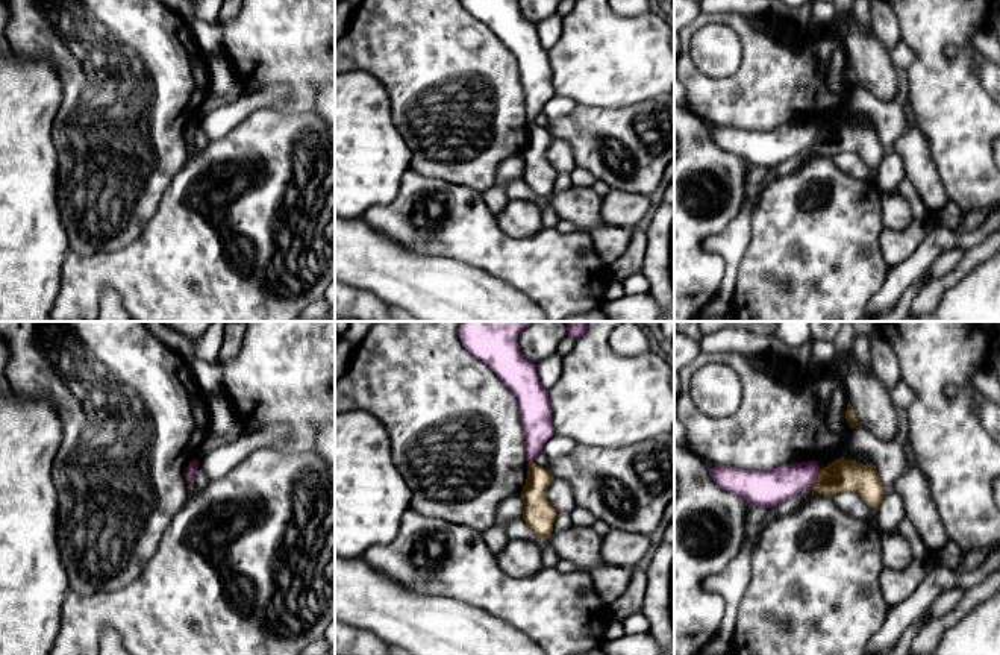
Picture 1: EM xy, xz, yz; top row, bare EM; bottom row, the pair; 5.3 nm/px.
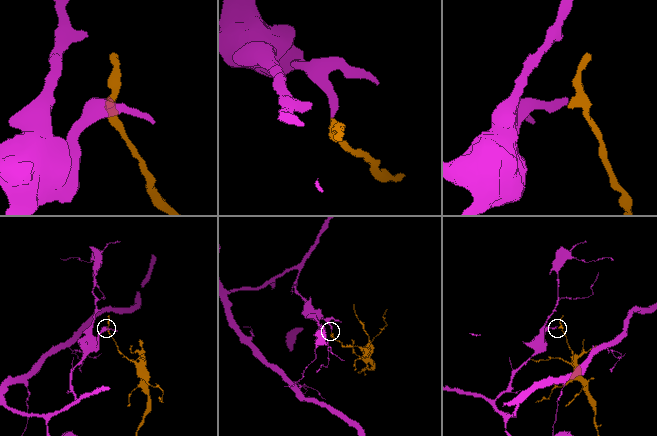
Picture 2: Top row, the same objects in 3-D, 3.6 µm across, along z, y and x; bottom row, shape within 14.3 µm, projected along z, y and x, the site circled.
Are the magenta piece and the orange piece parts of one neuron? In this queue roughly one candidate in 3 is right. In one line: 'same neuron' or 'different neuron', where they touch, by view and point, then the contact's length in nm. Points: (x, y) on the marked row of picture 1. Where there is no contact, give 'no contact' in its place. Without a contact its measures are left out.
different neuron | yz (817, 478) | 100 nm

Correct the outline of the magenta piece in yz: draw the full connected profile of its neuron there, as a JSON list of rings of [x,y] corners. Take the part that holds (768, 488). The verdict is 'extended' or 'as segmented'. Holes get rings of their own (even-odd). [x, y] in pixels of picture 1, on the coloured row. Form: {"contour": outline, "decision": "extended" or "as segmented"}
{"contour": [[[802,461],[768,472],[742,470],[724,464],[709,469],[714,482],[748,503],[773,508],[797,493],[814,487],[820,467],[815,461]]], "decision": "as segmented"}

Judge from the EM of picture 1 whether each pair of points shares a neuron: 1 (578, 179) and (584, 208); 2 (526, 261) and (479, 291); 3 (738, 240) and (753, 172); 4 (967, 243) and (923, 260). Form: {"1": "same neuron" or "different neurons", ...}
{"1": "different neurons", "2": "different neurons", "3": "same neuron", "4": "same neuron"}

